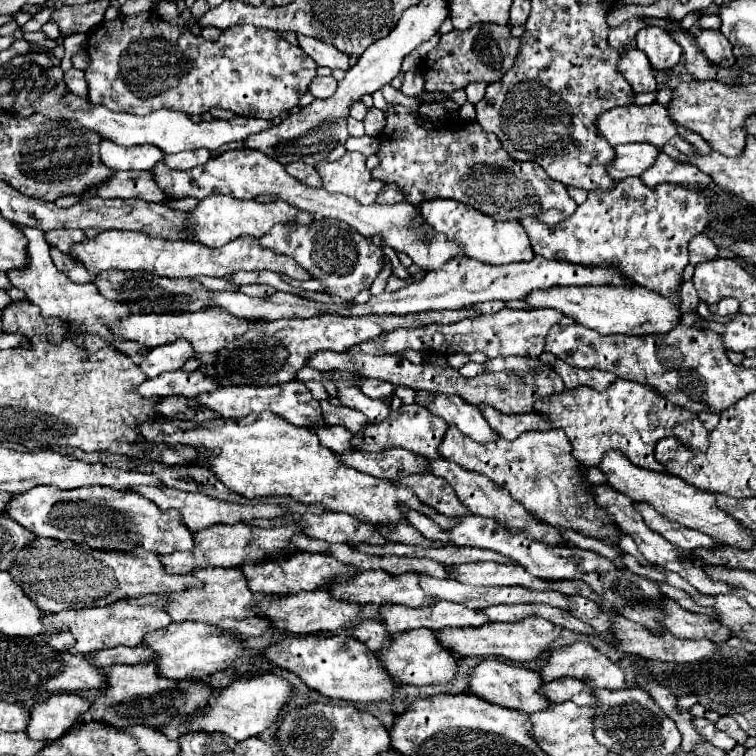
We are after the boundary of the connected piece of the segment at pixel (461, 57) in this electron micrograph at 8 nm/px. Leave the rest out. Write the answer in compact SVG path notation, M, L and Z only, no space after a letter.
M475 24L465 32L451 30L449 34L441 36L439 44L425 58L425 90L453 92L465 88L471 82L497 82L513 66L519 46L519 38L511 34L507 24Z

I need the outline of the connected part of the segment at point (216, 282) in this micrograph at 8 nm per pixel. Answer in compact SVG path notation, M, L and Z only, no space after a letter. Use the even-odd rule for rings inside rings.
M195 278L199 284L203 284L207 290L237 290L237 284L229 284L225 278Z

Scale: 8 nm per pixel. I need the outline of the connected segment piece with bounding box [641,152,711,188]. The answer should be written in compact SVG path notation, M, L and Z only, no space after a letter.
M663 152L655 160L655 164L649 166L641 174L641 180L649 188L655 188L655 186L659 186L663 182L679 184L679 186L701 186L701 184L709 184L711 182L711 178L707 174L703 174L699 168L695 168L693 164L675 162L673 158L669 158Z

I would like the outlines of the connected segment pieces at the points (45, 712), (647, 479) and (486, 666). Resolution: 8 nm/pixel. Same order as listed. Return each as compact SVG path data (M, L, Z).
M77 694L49 696L31 708L31 722L25 732L35 740L59 740L75 722L79 722L89 706L91 702Z
M607 450L597 468L605 474L607 484L611 488L629 496L633 502L647 502L655 510L659 510L663 516L677 520L679 524L683 524L687 528L695 528L703 534L709 534L713 540L717 540L721 544L735 542L735 546L751 546L751 538L743 538L745 528L739 528L739 522L735 522L733 518L723 514L723 510L715 508L713 494L703 492L703 490L683 482L677 476L667 474L667 472L653 472L653 470L639 468L633 462L629 462L619 450Z
M483 660L479 666L475 666L469 672L469 692L473 692L475 696L505 706L505 708L513 708L513 710L523 710L527 714L533 712L541 712L553 706L553 702L541 692L543 686L543 678L539 676L539 672L527 670L523 666L511 664L511 662L503 662L503 660Z

